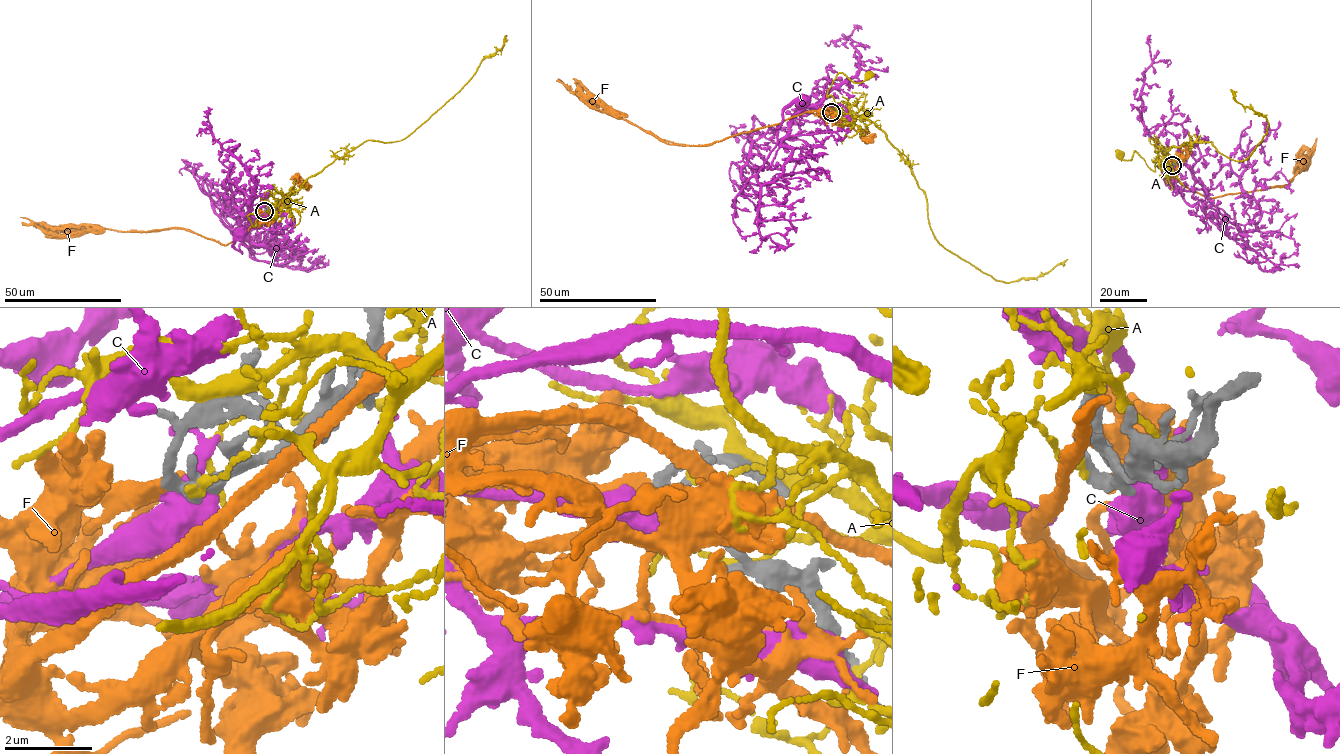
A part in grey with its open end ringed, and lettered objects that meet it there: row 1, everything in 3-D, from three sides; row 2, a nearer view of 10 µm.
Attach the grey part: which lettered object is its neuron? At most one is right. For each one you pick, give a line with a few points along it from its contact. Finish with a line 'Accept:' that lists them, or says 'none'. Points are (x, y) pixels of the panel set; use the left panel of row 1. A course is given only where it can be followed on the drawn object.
F: Its course: (264, 211), (240, 237), (226, 245), (180, 228), (142, 232), (85, 227), (49, 230), (20, 217)
Accept: F

